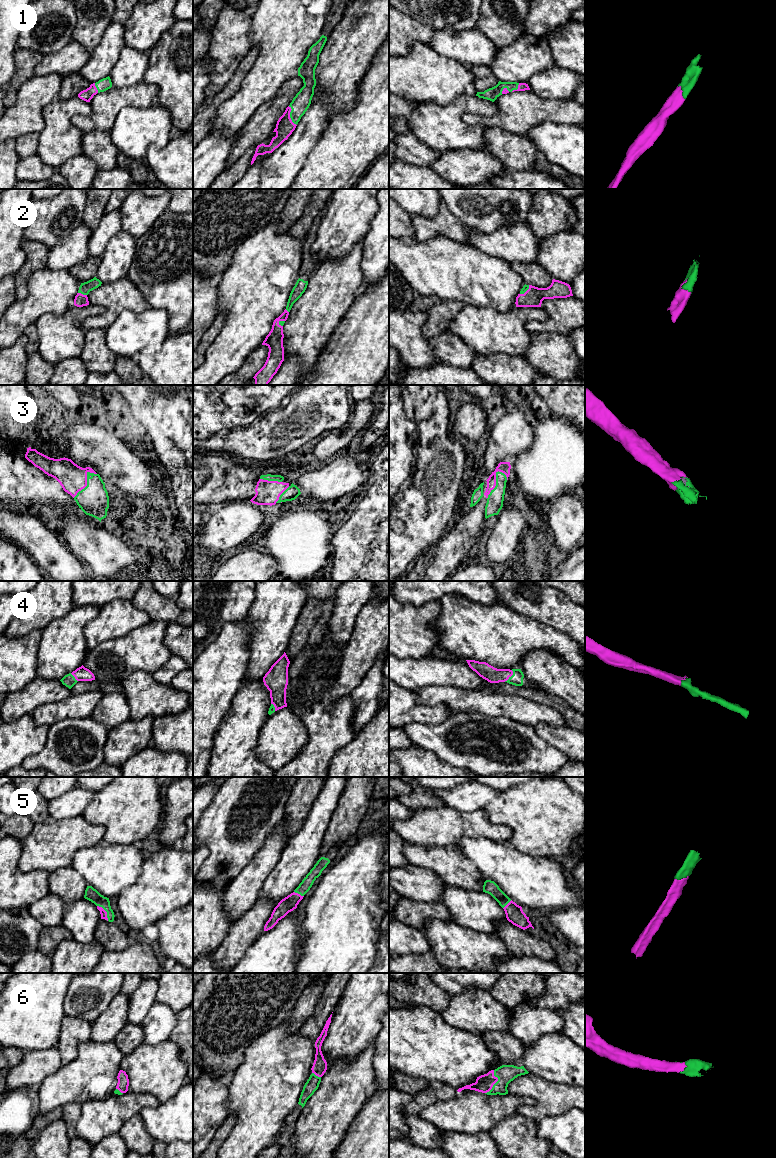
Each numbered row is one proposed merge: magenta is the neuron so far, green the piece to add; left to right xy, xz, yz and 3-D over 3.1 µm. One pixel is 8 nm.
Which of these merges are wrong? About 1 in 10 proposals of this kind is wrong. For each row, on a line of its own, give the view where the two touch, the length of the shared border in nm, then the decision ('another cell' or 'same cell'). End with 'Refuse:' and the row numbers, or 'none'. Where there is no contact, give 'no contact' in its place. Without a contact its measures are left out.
1: contact in xz; length 170 nm; same cell
2: contact in xy; length 80 nm; same cell
3: contact in yz; length 260 nm; same cell
4: contact in yz; length 120 nm; same cell
5: contact in xy; length 160 nm; same cell
6: contact in yz; length 200 nm; same cell
Refuse: none

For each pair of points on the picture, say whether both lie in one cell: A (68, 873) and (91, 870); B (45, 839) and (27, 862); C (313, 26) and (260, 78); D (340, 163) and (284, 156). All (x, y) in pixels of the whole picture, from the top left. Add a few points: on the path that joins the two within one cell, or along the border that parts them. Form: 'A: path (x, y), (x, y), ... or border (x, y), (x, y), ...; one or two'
A: border (70, 865), (88, 885); two
B: path (44, 845), (33, 856); one
C: path (300, 38), (273, 65); one
D: border (319, 140), (294, 178); two

